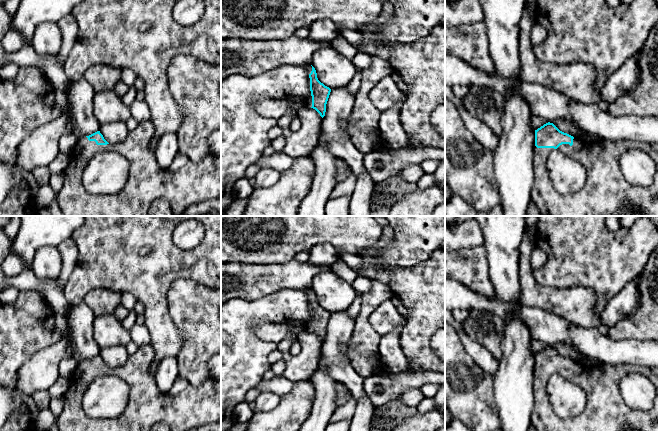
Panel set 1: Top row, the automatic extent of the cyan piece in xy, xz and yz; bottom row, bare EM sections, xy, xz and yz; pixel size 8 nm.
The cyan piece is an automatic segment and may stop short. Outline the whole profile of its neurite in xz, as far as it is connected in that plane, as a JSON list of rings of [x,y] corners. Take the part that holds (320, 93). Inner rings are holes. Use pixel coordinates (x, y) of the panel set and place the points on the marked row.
[[[311,64],[304,65],[309,75],[311,95],[305,98],[305,106],[315,109],[323,118],[326,112],[326,104],[331,89],[321,83],[317,78],[315,68]]]

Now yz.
[[[548,122],[535,130],[533,169],[535,178],[532,202],[536,204],[542,216],[658,216],[658,152],[647,142],[601,139],[583,141],[560,131],[553,123]],[[631,148],[644,150],[655,161],[657,172],[651,186],[633,186],[623,177],[619,159]],[[556,150],[579,161],[586,168],[587,180],[576,193],[560,194],[551,183],[546,160]]]

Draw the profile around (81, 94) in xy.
[[[84,79],[72,82],[69,88],[69,116],[78,138],[99,131],[100,123],[93,113],[94,89]]]

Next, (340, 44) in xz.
[[[340,35],[331,41],[331,47],[349,60],[352,60],[359,52]]]

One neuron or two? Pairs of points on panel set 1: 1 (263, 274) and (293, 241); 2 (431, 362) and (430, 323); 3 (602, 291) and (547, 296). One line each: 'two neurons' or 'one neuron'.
1: two neurons
2: one neuron
3: two neurons

